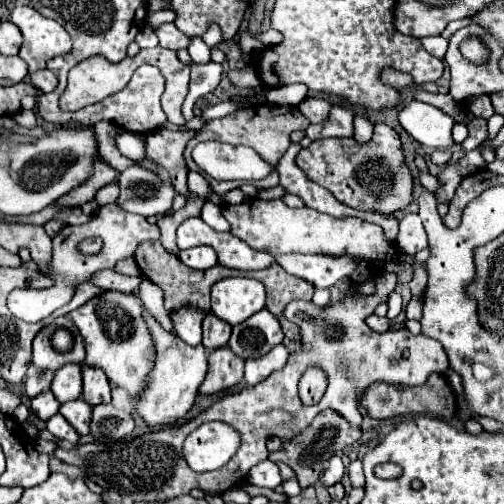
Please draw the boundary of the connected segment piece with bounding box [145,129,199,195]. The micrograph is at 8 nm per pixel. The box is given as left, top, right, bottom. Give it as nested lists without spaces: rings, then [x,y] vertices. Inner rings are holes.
[[[153,129],[147,133],[147,159],[161,165],[173,183],[173,189],[179,195],[187,195],[187,165],[183,161],[183,149],[189,139],[193,139],[199,131],[165,131]]]

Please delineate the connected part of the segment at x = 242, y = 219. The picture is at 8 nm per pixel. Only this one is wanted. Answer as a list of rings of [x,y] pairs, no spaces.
[[[247,199],[245,203],[239,203],[239,205],[223,205],[223,217],[229,221],[231,233],[235,237],[245,241],[255,251],[263,251],[273,257],[285,255],[285,253],[297,253],[299,249],[307,249],[301,253],[311,253],[311,255],[347,253],[351,257],[365,259],[365,261],[391,259],[395,255],[395,247],[389,247],[389,243],[385,243],[383,231],[373,223],[367,223],[355,217],[335,219],[311,207],[291,209],[281,199],[273,199],[273,201]]]

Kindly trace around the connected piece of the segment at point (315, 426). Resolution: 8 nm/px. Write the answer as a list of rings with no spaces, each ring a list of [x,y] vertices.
[[[327,409],[327,411],[321,411],[313,419],[313,423],[301,435],[297,435],[297,439],[293,439],[289,443],[283,443],[281,451],[271,453],[269,459],[287,463],[295,471],[301,489],[307,489],[307,487],[315,485],[315,481],[321,477],[321,473],[325,469],[325,461],[329,461],[333,455],[341,453],[351,443],[357,443],[359,437],[361,437],[361,429],[351,427],[349,423],[345,423],[345,419],[341,419],[341,415],[337,415],[335,411]]]

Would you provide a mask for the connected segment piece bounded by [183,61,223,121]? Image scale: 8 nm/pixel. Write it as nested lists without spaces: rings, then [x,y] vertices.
[[[207,63],[207,65],[191,65],[191,85],[189,85],[189,95],[183,103],[183,117],[191,121],[195,117],[195,101],[207,93],[211,93],[223,77],[223,67],[217,63]]]

